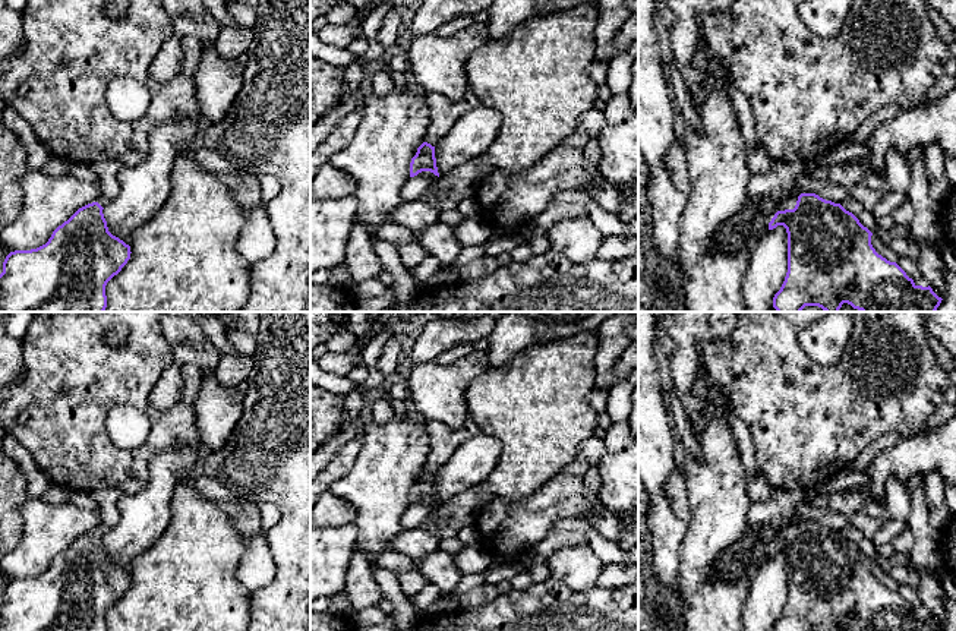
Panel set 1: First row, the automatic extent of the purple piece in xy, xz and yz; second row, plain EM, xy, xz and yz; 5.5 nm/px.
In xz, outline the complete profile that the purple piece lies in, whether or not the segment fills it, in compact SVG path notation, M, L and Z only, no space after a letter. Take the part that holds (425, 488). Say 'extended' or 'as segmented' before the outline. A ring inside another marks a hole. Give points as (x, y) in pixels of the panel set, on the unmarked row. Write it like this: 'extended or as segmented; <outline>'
extended; M467 417L466 422L455 430L439 422L429 422L426 423L426 427L430 439L430 451L423 471L417 476L416 483L411 486L410 505L414 505L422 499L430 499L439 505L435 486L436 470L448 461L464 441L480 433L479 426L470 417Z

